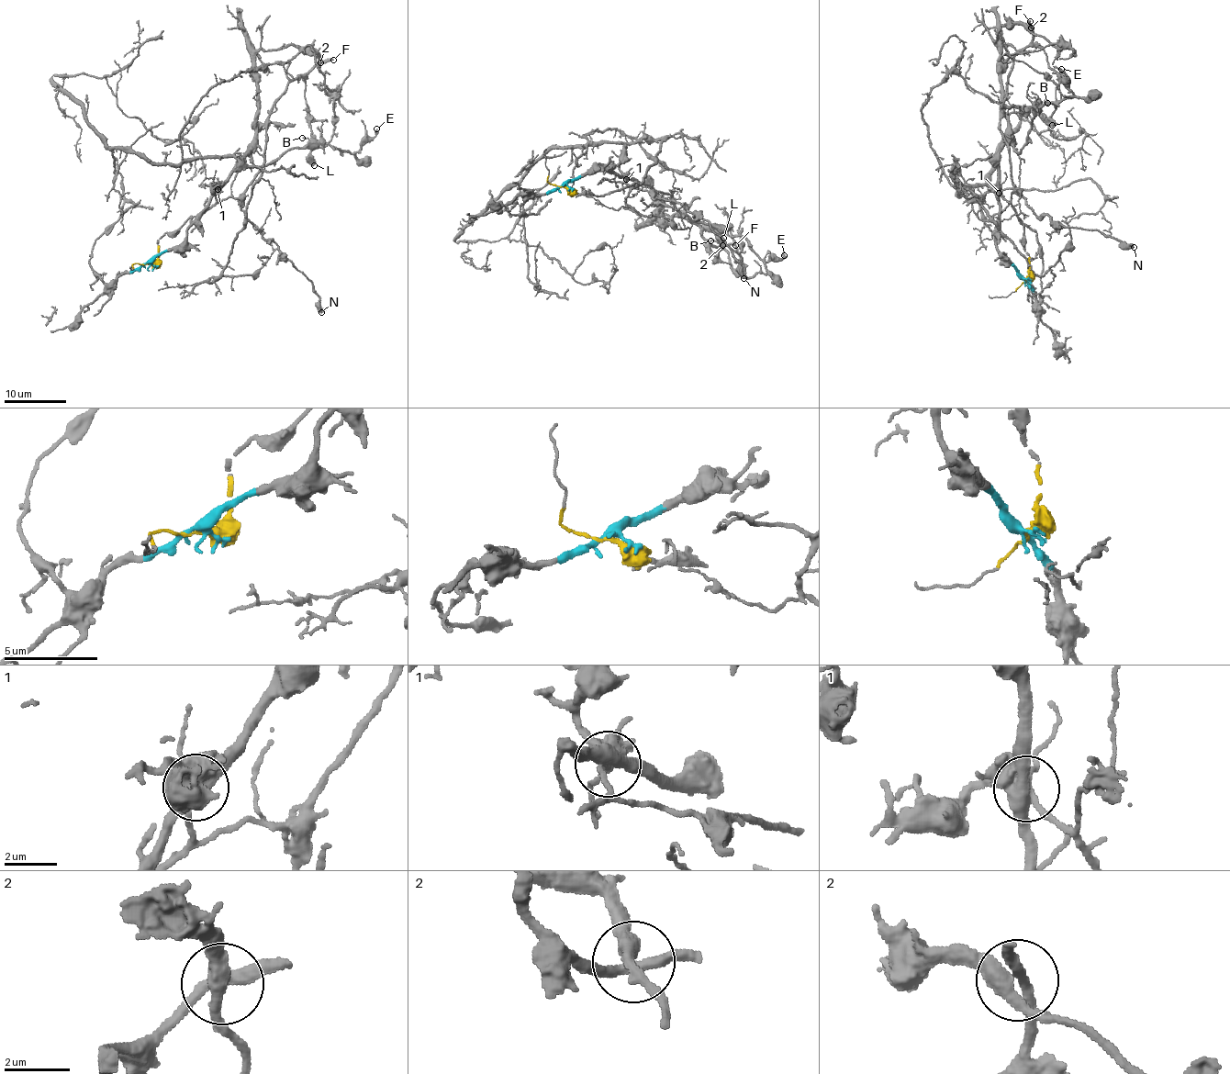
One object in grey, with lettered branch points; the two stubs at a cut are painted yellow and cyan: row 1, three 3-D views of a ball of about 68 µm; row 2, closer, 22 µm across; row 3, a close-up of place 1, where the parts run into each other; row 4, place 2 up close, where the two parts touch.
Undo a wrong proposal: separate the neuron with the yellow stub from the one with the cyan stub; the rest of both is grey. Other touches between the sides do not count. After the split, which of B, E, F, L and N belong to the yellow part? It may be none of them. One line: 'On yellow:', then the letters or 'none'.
On yellow: B, F, L, N

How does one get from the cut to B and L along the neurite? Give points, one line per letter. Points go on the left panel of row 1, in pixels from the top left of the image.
B: (150, 264), (163, 236), (239, 197), (263, 162), (272, 105), (300, 76), (316, 145), (302, 137)
L: (150, 264), (163, 236), (239, 197), (263, 162), (272, 105), (300, 76), (314, 165)

